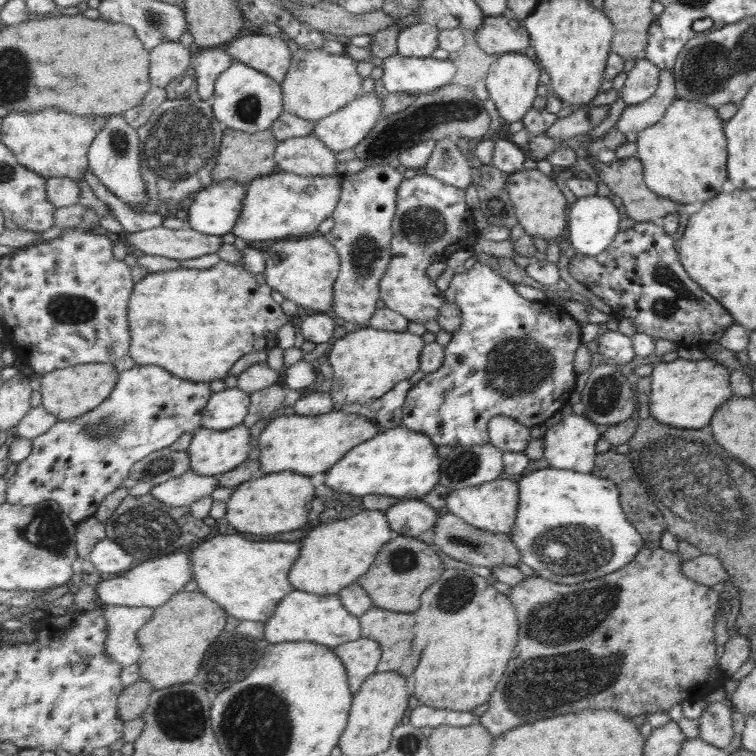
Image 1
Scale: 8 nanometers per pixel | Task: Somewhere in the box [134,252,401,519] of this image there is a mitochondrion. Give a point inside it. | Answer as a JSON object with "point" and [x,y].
{"point":[165,464]}

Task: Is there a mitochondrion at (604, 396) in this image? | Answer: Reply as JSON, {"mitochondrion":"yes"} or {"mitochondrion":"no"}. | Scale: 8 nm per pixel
{"mitochondrion":"yes"}

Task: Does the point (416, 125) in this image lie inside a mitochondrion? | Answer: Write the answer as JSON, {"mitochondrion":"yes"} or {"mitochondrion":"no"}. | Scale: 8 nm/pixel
{"mitochondrion":"yes"}

